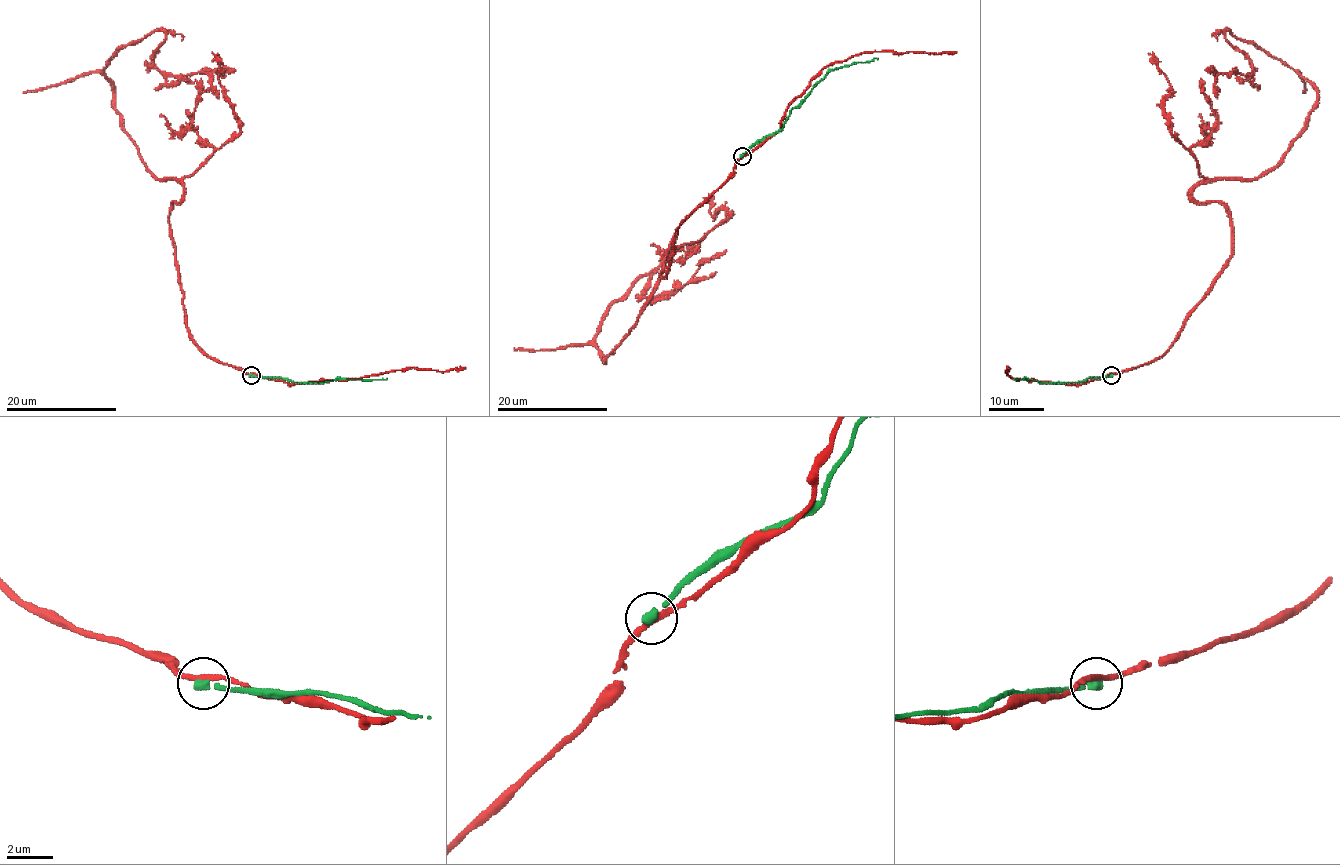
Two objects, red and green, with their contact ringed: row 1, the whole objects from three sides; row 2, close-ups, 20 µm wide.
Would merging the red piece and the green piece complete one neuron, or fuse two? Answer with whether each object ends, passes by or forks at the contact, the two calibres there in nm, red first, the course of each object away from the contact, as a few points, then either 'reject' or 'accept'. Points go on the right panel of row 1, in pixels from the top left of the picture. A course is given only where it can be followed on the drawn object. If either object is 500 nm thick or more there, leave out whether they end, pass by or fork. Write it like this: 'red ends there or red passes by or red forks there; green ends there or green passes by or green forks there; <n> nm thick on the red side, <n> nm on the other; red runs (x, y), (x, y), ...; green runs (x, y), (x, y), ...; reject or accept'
red passes by; green ends there; 240 nm thick on the red side, 360 nm on the other; red runs (1111, 374), (1231, 254), (1192, 191), (1272, 169), (1316, 100), (1229, 31), (1251, 71), (1205, 69); green runs (1111, 375), (1042, 384), (1014, 378); reject

